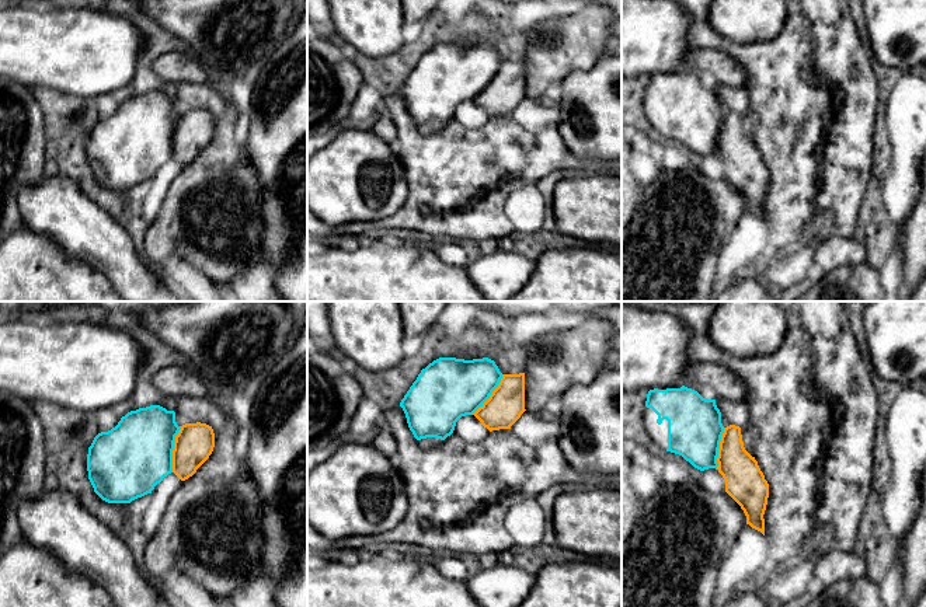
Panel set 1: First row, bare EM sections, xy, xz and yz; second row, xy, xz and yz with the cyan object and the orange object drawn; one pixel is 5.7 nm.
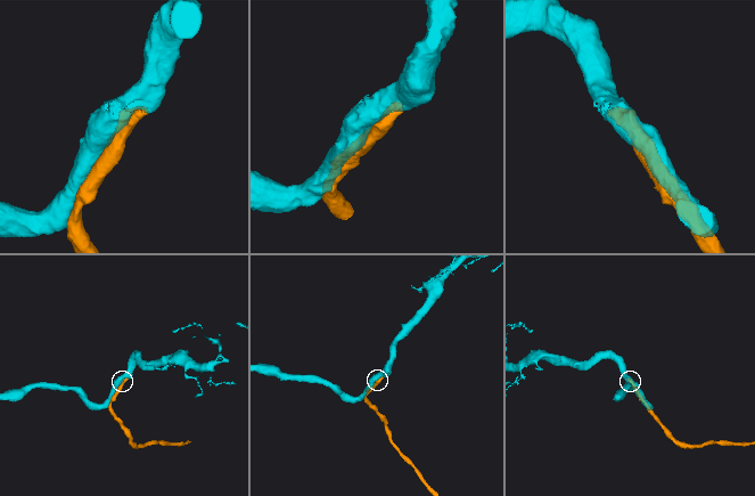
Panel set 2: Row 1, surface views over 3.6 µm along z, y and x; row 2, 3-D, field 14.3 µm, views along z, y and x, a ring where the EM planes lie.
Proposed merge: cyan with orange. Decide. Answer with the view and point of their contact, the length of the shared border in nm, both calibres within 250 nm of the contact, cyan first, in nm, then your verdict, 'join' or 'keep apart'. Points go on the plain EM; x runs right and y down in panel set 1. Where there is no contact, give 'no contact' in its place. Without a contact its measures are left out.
meets cyan in xy at (173, 135); contact 280 nm long; 420 nm thick on the cyan side, 220 nm on the other; join

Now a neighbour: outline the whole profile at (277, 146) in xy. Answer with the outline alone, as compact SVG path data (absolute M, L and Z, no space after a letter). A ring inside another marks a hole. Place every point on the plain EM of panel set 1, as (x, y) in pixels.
M307 4L261 70L253 94L246 151L261 184L261 250L274 266L275 289L282 301L307 301Z

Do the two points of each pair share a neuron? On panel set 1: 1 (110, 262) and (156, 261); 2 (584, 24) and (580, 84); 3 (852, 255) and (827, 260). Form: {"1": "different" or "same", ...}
{"1": "different", "2": "different", "3": "same"}

